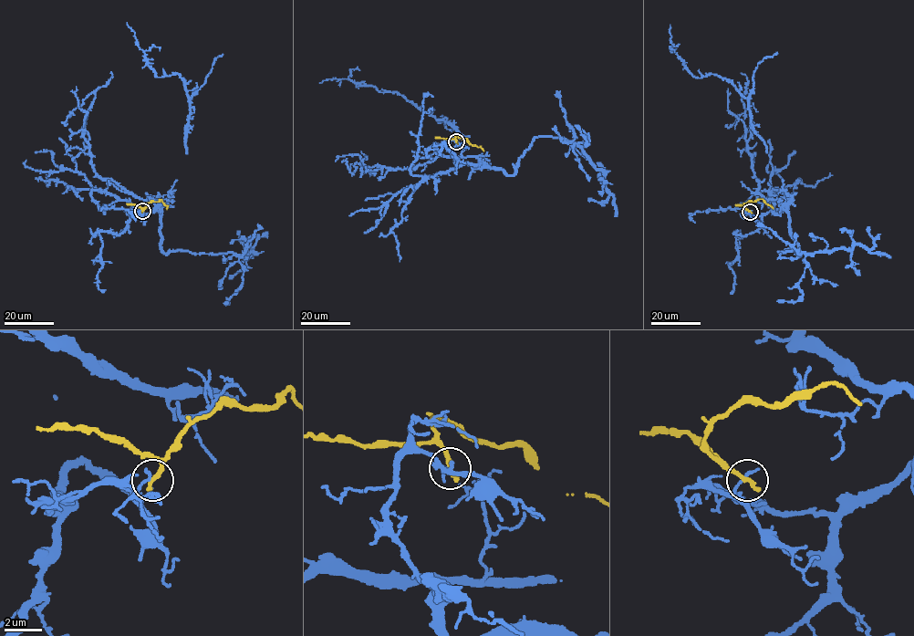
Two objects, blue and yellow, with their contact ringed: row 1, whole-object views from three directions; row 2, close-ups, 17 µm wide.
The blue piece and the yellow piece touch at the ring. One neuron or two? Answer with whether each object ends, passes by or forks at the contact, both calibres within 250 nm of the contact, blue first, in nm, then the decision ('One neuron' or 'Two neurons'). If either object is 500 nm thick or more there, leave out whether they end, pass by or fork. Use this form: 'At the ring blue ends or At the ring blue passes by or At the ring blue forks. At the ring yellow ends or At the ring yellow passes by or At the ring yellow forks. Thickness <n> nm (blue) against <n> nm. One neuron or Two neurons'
At the ring blue ends. At the ring yellow ends. Thickness 160 nm (blue) against 300 nm. Two neurons

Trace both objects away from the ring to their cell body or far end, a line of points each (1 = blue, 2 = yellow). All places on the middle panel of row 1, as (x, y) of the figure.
1: (456, 141), (451, 140), (448, 151), (456, 166), (488, 165), (469, 137), (397, 92), (348, 79), (319, 83)
2: (456, 141), (455, 135), (466, 139), (472, 145), (483, 151)

